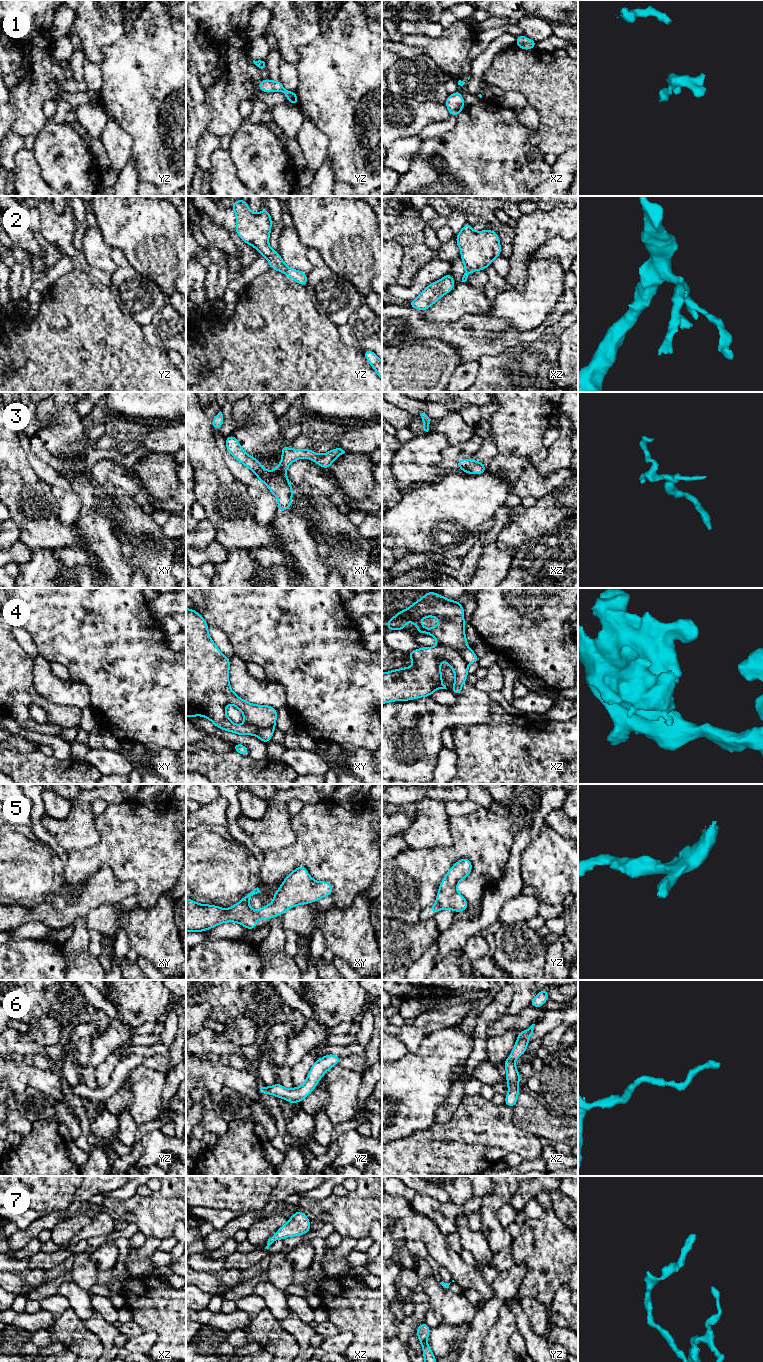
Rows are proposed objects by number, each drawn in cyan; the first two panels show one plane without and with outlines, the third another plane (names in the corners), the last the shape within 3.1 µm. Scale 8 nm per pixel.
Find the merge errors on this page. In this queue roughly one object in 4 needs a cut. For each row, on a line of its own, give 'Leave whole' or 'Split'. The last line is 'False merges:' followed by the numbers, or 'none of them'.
1: Leave whole
2: Leave whole
3: Leave whole
4: Split
5: Leave whole
6: Leave whole
7: Leave whole
False merges: 4

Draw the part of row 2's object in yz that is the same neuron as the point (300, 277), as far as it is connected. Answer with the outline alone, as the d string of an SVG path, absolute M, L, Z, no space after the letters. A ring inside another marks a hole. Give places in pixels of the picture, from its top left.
M243 199L231 202L236 216L235 232L238 236L249 246L256 247L258 253L268 260L271 269L287 275L306 287L308 283L307 274L288 267L279 253L269 246L272 219L267 209L263 208L258 214L253 214L248 203Z

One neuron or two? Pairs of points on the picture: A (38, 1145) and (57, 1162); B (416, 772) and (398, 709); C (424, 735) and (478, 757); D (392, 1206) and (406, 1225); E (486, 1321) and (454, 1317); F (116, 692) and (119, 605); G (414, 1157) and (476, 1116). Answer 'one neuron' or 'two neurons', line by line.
A: one neuron
B: one neuron
C: two neurons
D: one neuron
E: two neurons
F: one neuron
G: one neuron

